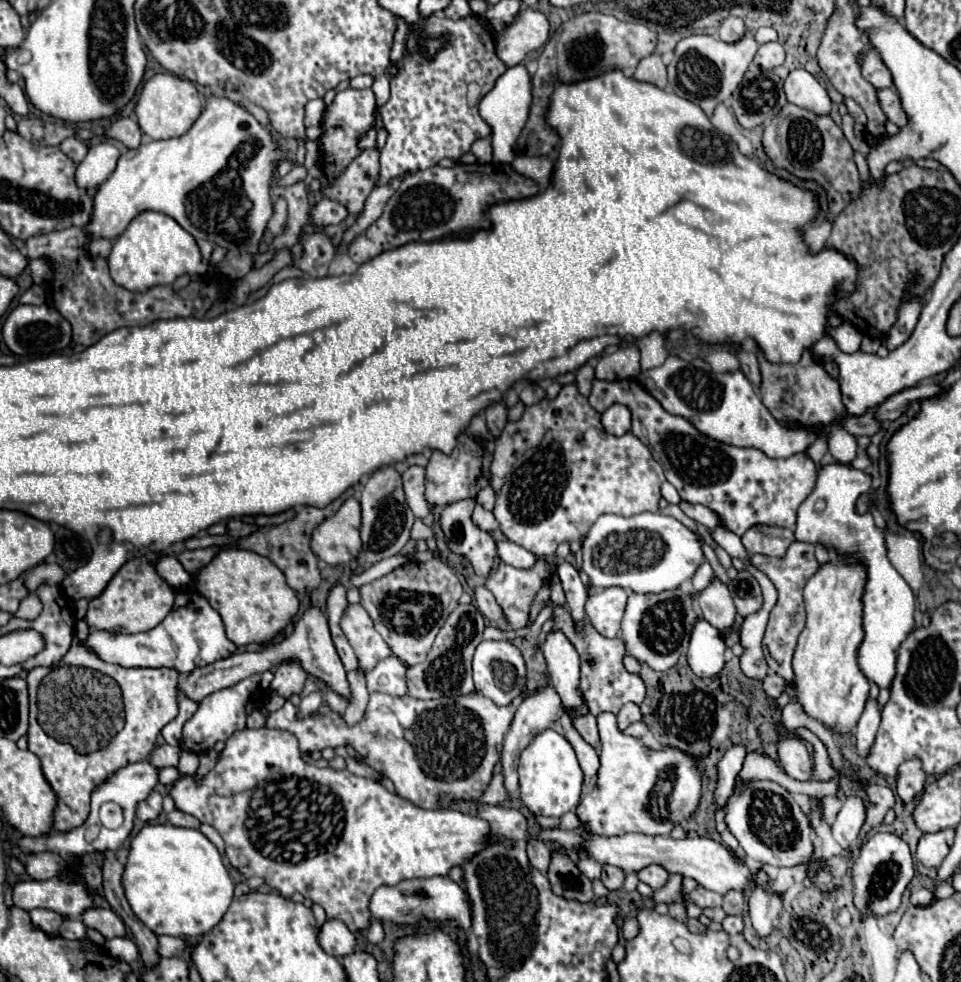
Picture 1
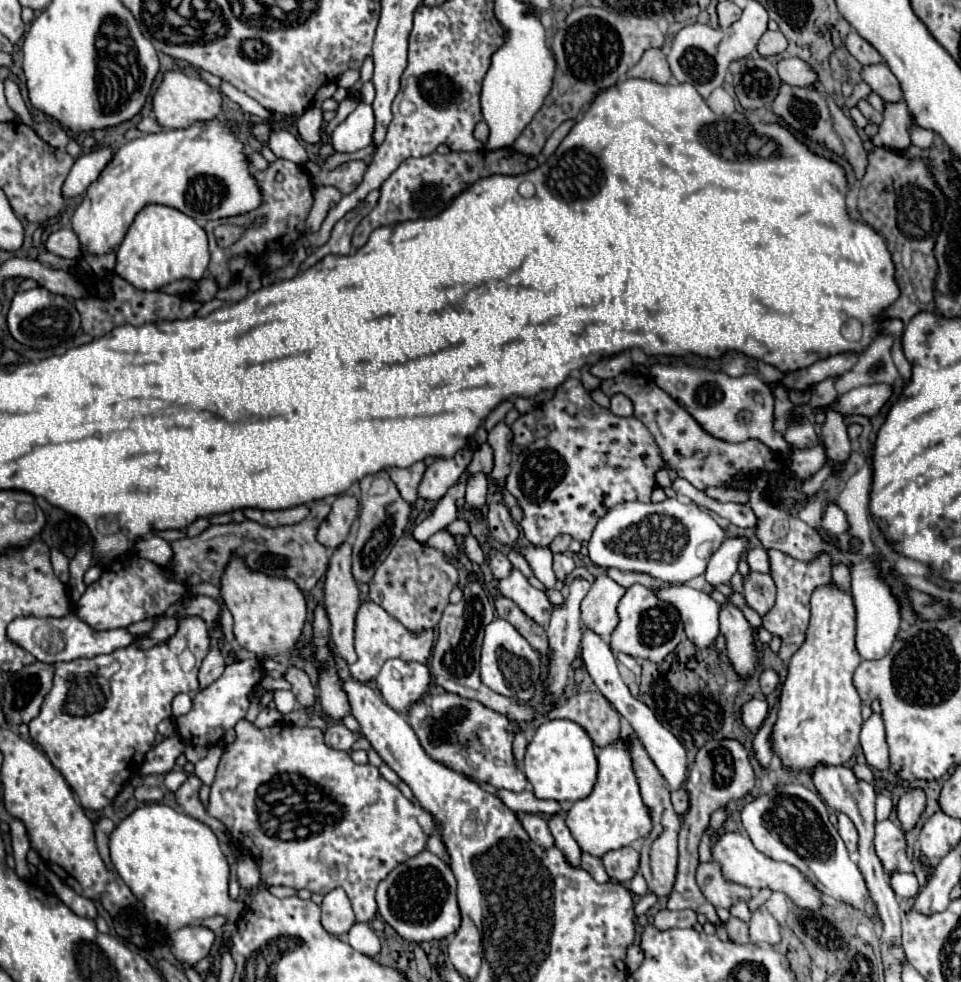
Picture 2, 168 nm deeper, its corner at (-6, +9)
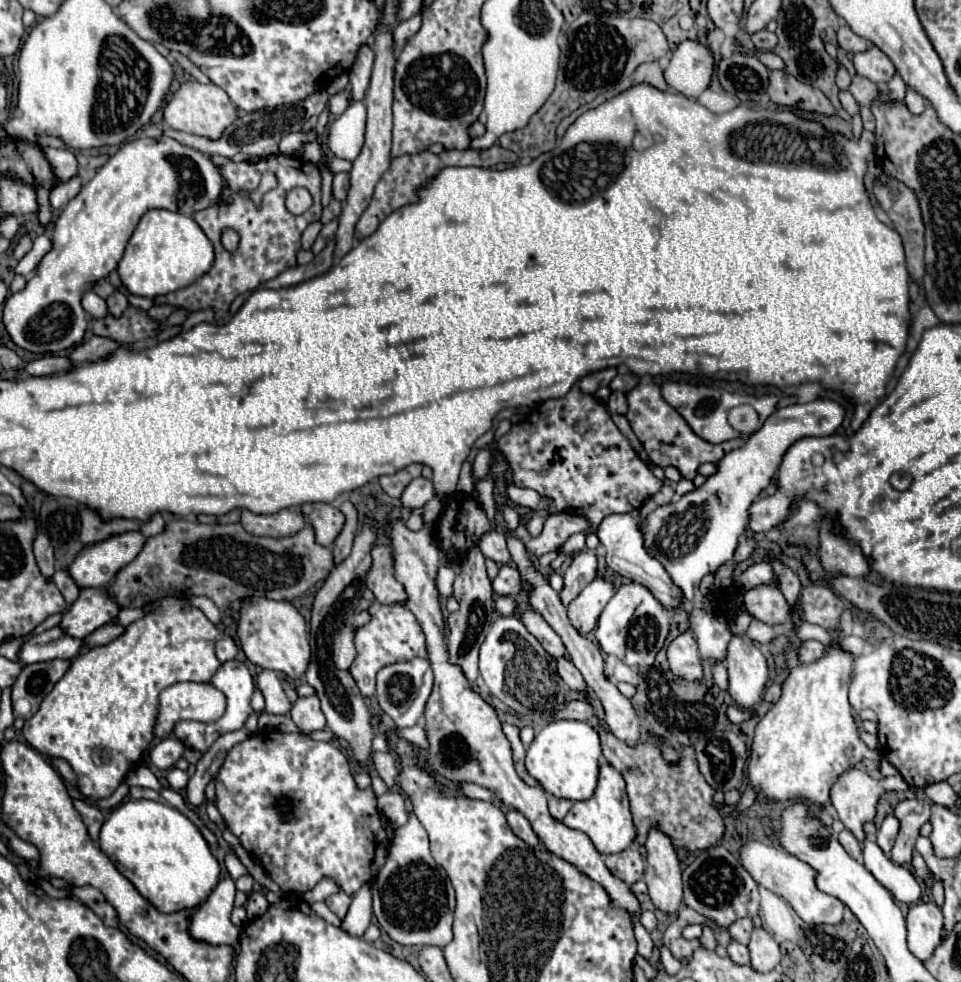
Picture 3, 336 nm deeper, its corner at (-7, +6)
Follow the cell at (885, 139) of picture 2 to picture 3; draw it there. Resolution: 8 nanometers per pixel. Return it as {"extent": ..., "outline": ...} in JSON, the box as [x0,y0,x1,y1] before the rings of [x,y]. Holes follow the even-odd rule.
{"extent":[883,73,905,101],"outline":[[[895,73],[895,75],[891,77],[891,81],[885,85],[885,89],[889,89],[889,93],[891,93],[891,95],[885,95],[883,99],[903,101],[903,97],[905,97],[905,83],[903,83],[903,79],[901,79],[901,75],[899,75],[899,73]]]}

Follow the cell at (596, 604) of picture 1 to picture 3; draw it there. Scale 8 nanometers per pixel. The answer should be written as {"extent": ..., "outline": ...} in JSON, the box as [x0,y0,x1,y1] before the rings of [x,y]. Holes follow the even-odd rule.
{"extent":[565,577,615,635],"outline":[[[597,577],[593,579],[565,609],[571,625],[581,633],[587,635],[597,627],[597,619],[607,605],[607,601],[613,597],[615,587],[607,583],[605,579]]]}

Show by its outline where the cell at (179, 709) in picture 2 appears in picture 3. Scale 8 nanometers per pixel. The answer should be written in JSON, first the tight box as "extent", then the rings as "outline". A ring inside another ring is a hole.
{"extent":[155,683,225,739],"outline":[[[175,683],[161,691],[159,695],[159,711],[155,719],[155,737],[163,739],[173,733],[177,721],[199,721],[199,723],[213,723],[225,713],[225,695],[213,687],[211,683]]]}

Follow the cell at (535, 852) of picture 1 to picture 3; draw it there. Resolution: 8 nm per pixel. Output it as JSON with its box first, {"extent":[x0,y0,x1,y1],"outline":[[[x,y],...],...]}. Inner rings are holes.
{"extent":[507,809,539,847],"outline":[[[513,809],[507,811],[507,825],[509,825],[511,831],[513,831],[519,839],[523,839],[527,845],[535,847],[535,845],[539,843],[539,837],[533,833],[529,821],[527,821],[519,811],[513,811]]]}

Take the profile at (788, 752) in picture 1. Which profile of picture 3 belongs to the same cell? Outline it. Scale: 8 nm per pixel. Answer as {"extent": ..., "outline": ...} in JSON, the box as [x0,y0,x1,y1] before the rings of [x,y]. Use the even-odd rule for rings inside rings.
{"extent":[831,769,909,841],"outline":[[[849,769],[845,771],[833,785],[831,789],[831,805],[835,807],[835,811],[839,813],[841,821],[845,823],[845,827],[849,827],[853,831],[853,835],[863,841],[865,839],[865,833],[863,833],[863,823],[865,821],[873,821],[875,817],[875,807],[877,807],[877,801],[881,797],[881,793],[885,791],[907,791],[909,785],[903,781],[901,775],[895,775],[895,777],[885,777],[881,781],[875,781],[871,779],[867,773],[859,771],[859,769]]]}

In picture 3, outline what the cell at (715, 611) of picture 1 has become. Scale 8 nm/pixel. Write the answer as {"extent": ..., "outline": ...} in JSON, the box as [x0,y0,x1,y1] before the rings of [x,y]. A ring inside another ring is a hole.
{"extent":[725,635,767,709],"outline":[[[747,635],[733,637],[727,647],[725,667],[729,671],[729,695],[741,709],[753,709],[767,685],[767,661]]]}

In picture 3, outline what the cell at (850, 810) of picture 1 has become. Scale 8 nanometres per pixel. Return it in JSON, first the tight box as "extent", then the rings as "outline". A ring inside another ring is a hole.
{"extent":[839,829,861,861],"outline":[[[843,829],[843,831],[839,833],[839,843],[843,845],[843,849],[845,849],[853,859],[861,861],[861,845],[859,845],[859,841],[855,839],[855,835],[851,835],[849,829]]]}

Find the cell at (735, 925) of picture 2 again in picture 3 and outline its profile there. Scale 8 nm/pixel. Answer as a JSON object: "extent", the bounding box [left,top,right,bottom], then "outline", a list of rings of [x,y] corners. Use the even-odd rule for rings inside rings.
{"extent":[727,941,749,965],"outline":[[[731,941],[729,947],[727,947],[727,955],[733,963],[739,963],[739,965],[747,965],[749,963],[749,949],[737,941]]]}

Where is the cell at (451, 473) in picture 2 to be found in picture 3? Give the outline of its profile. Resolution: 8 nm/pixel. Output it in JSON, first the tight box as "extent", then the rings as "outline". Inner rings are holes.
{"extent":[401,477,435,509],"outline":[[[419,477],[419,479],[413,479],[405,487],[405,491],[401,495],[401,505],[407,509],[421,509],[431,497],[435,497],[431,481],[425,477]]]}

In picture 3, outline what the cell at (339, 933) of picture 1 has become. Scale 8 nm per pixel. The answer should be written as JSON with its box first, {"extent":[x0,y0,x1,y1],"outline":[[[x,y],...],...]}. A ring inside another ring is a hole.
{"extent":[325,891,351,919],"outline":[[[339,891],[339,893],[331,895],[331,897],[327,897],[325,903],[327,903],[327,907],[329,907],[339,919],[343,919],[343,915],[347,913],[347,907],[351,905],[351,897],[349,897],[345,891]]]}

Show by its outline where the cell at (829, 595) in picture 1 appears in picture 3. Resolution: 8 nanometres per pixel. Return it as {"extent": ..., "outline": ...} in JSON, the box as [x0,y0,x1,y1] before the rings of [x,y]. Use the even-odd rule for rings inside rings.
{"extent":[747,647,881,807],"outline":[[[827,647],[827,657],[799,665],[791,669],[781,699],[767,711],[767,715],[757,723],[755,737],[751,745],[751,755],[747,761],[749,785],[757,789],[757,801],[809,801],[811,805],[829,807],[831,783],[862,760],[862,755],[879,763],[881,754],[873,751],[859,739],[855,719],[851,715],[851,705],[847,699],[849,675],[853,667],[853,655]]]}

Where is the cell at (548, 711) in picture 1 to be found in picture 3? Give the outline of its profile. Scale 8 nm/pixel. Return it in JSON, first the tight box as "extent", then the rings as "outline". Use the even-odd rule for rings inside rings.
{"extent":[559,549,597,605],"outline":[[[581,549],[581,551],[573,557],[571,565],[567,567],[567,571],[563,573],[563,577],[565,577],[565,587],[563,587],[563,591],[559,593],[563,605],[571,603],[571,599],[575,599],[575,595],[577,595],[585,585],[589,585],[589,583],[595,579],[595,575],[597,575],[597,555],[595,555],[595,551],[591,551],[591,549]]]}

